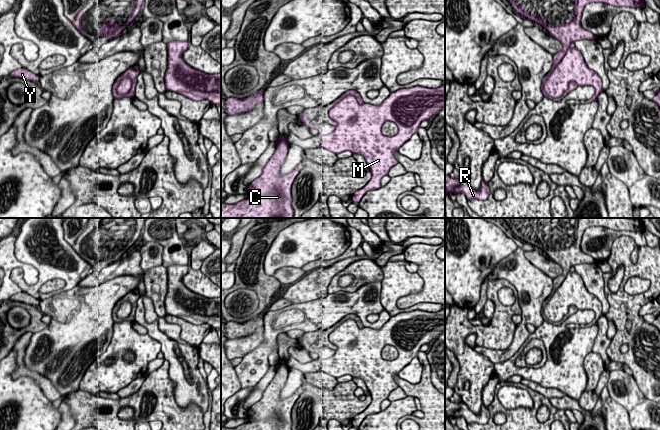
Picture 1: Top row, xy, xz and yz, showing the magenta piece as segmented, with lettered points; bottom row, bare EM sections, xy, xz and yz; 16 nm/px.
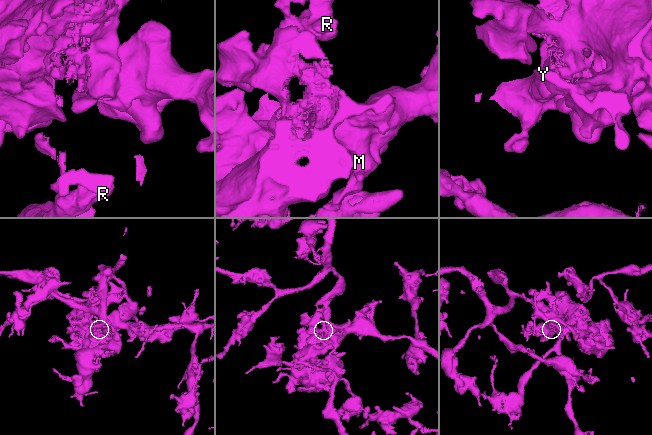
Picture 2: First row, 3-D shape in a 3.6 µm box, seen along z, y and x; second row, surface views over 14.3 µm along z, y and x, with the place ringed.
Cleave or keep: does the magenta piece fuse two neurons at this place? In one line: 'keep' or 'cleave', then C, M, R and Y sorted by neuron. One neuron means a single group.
cleave | C Y / M R

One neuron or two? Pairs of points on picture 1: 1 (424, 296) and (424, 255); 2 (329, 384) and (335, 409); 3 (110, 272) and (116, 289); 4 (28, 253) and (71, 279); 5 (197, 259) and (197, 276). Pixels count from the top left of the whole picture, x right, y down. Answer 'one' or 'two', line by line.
1: one
2: two
3: two
4: one
5: two

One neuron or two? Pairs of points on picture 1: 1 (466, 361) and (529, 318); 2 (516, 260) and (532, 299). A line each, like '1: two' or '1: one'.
1: two
2: one

